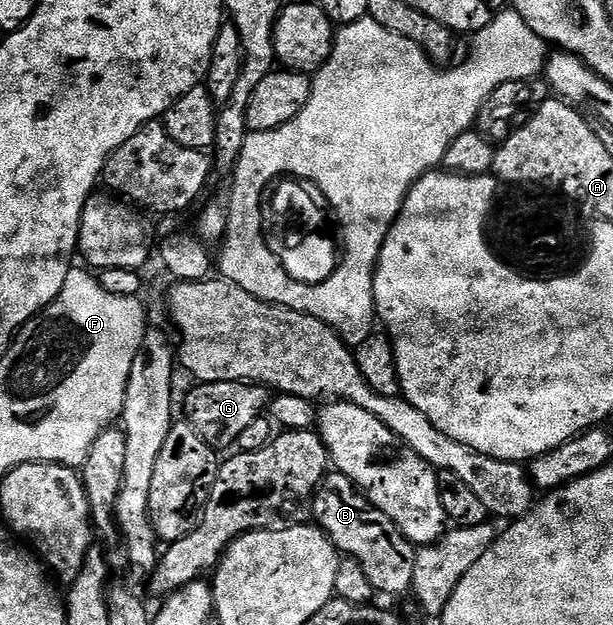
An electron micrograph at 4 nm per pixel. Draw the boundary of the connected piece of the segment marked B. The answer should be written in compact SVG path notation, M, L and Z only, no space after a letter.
M336 471L330 472L313 494L311 517L317 528L327 534L338 554L363 567L367 579L371 579L371 587L378 594L397 597L412 590L415 546L402 535L396 523L369 502L351 479Z

